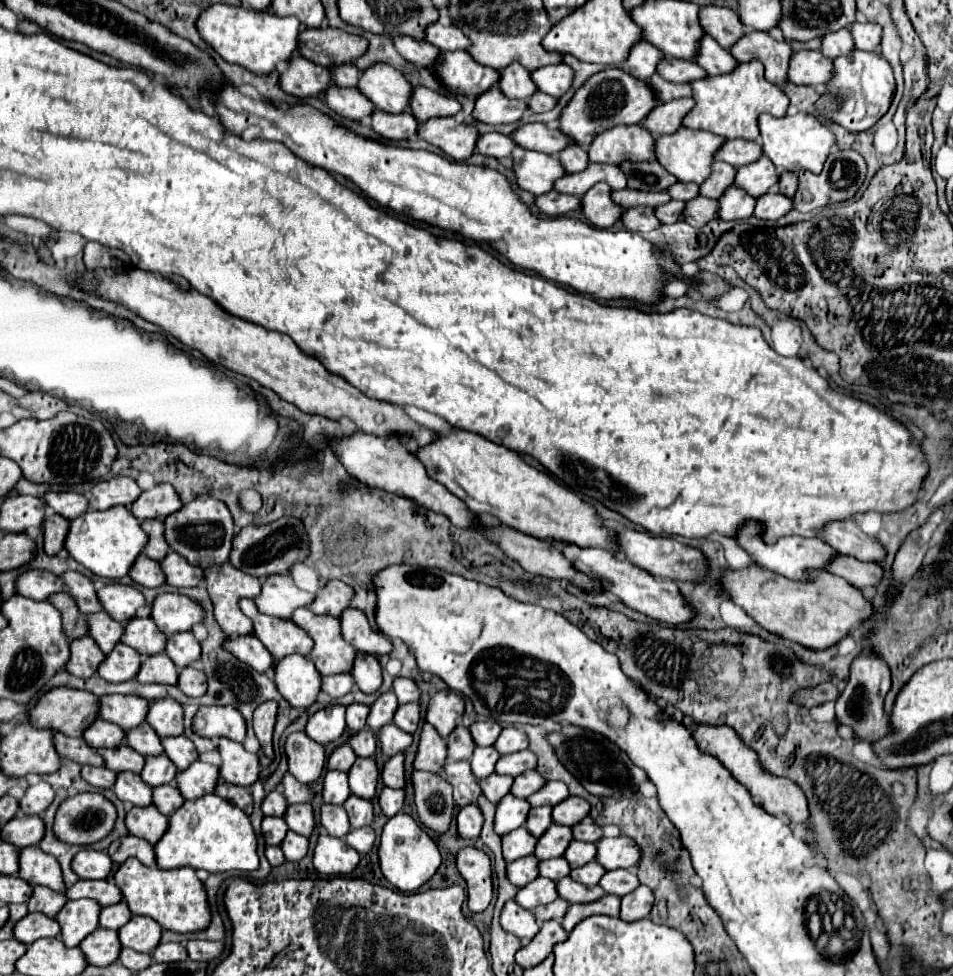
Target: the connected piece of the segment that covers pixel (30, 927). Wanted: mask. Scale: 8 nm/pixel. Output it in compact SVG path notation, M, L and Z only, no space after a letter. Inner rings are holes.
M28 913L14 927L14 937L26 945L34 943L36 939L58 937L58 933L60 933L60 925L56 923L56 919L48 919L46 915L36 915L36 913Z

